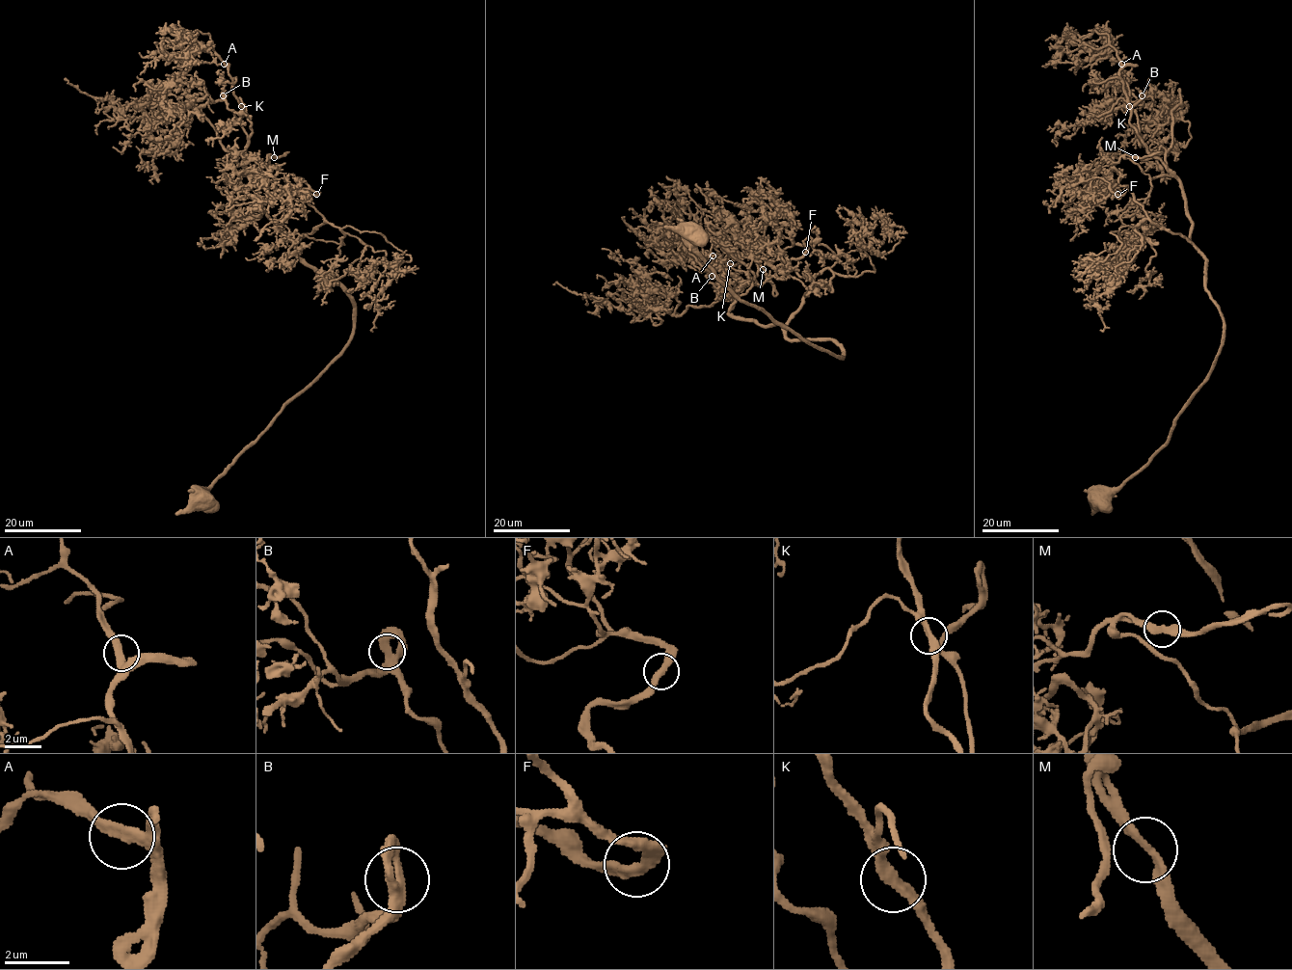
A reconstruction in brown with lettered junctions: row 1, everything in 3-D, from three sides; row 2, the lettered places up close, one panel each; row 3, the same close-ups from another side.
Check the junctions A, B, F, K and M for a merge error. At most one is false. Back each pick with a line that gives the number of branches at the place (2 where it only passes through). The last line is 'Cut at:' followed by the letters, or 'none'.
Cut at: none

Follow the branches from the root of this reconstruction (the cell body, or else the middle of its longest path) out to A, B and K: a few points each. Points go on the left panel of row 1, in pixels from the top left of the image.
A: (204, 500), (204, 492), (353, 332), (347, 293), (297, 255), (241, 183), (252, 128), (224, 63)
B: (204, 500), (204, 492), (353, 332), (347, 293), (297, 255), (241, 183), (247, 134), (223, 95)
K: (204, 500), (204, 492), (353, 332), (347, 293), (297, 255), (241, 183), (252, 133), (241, 106)

